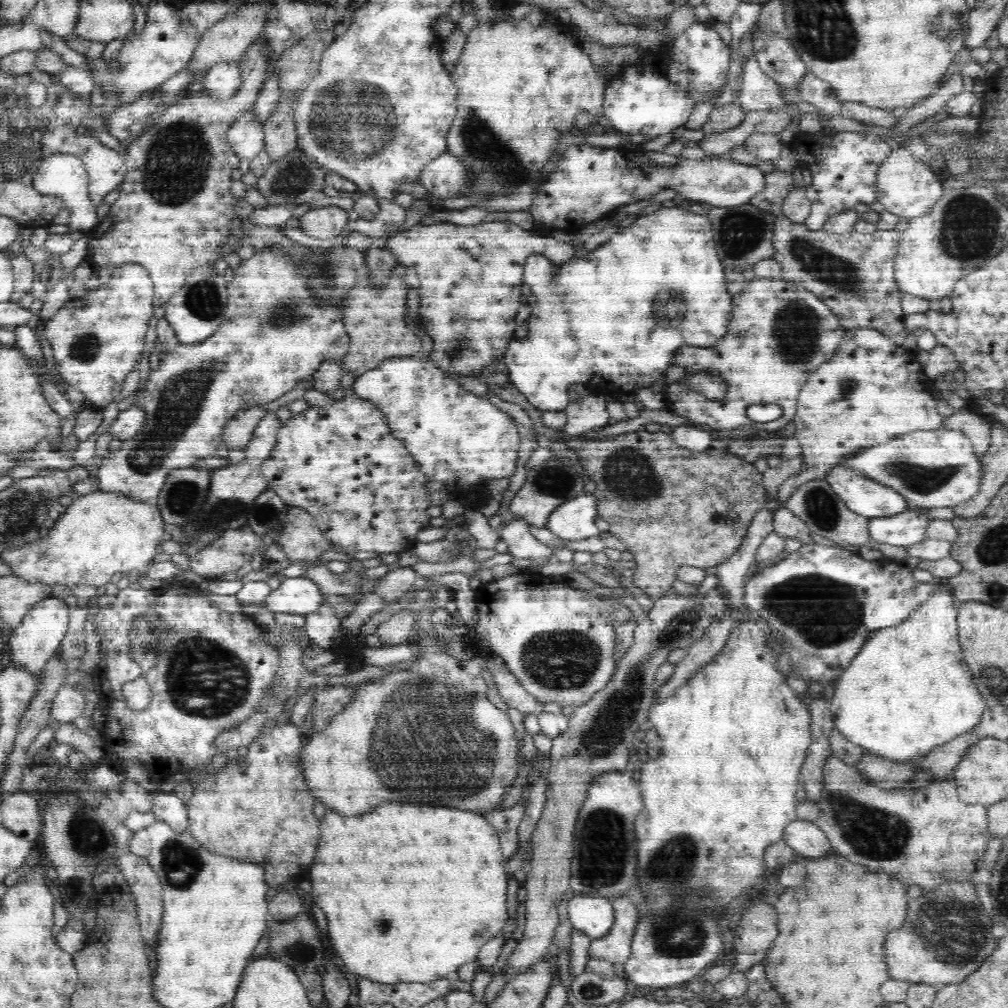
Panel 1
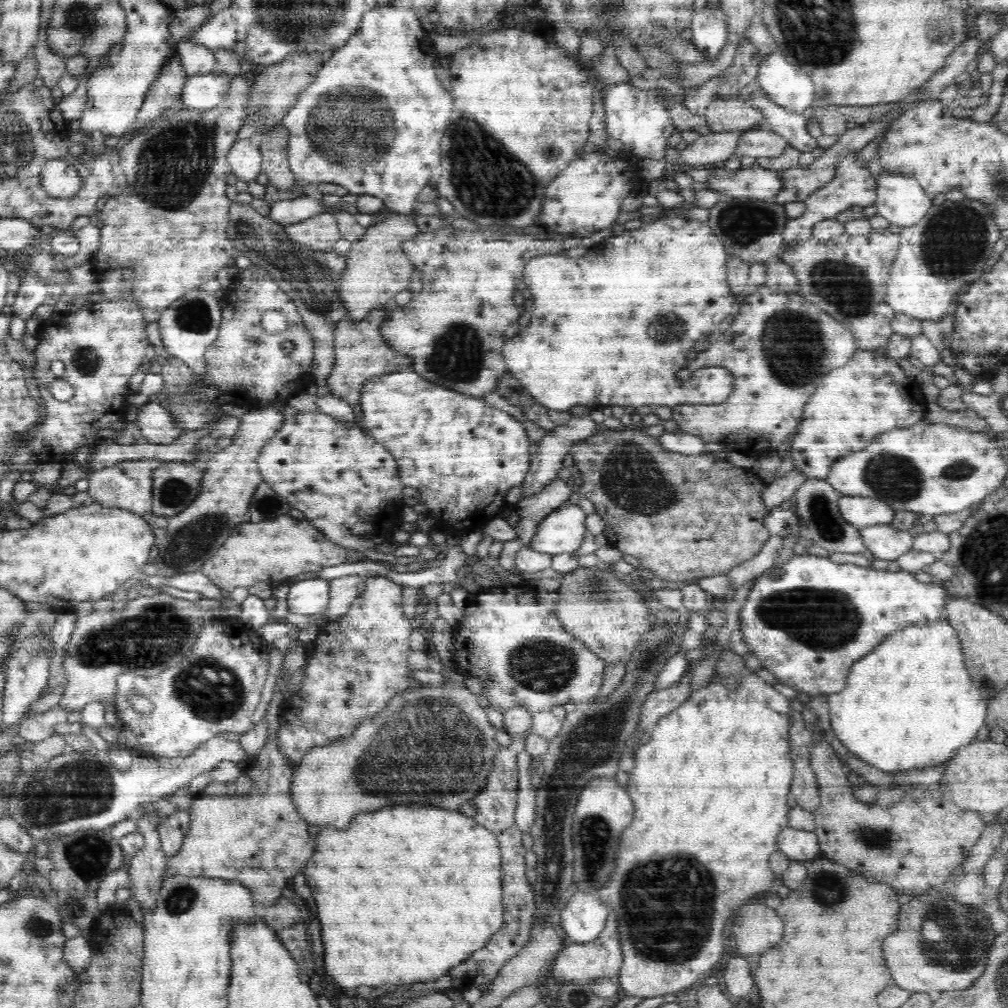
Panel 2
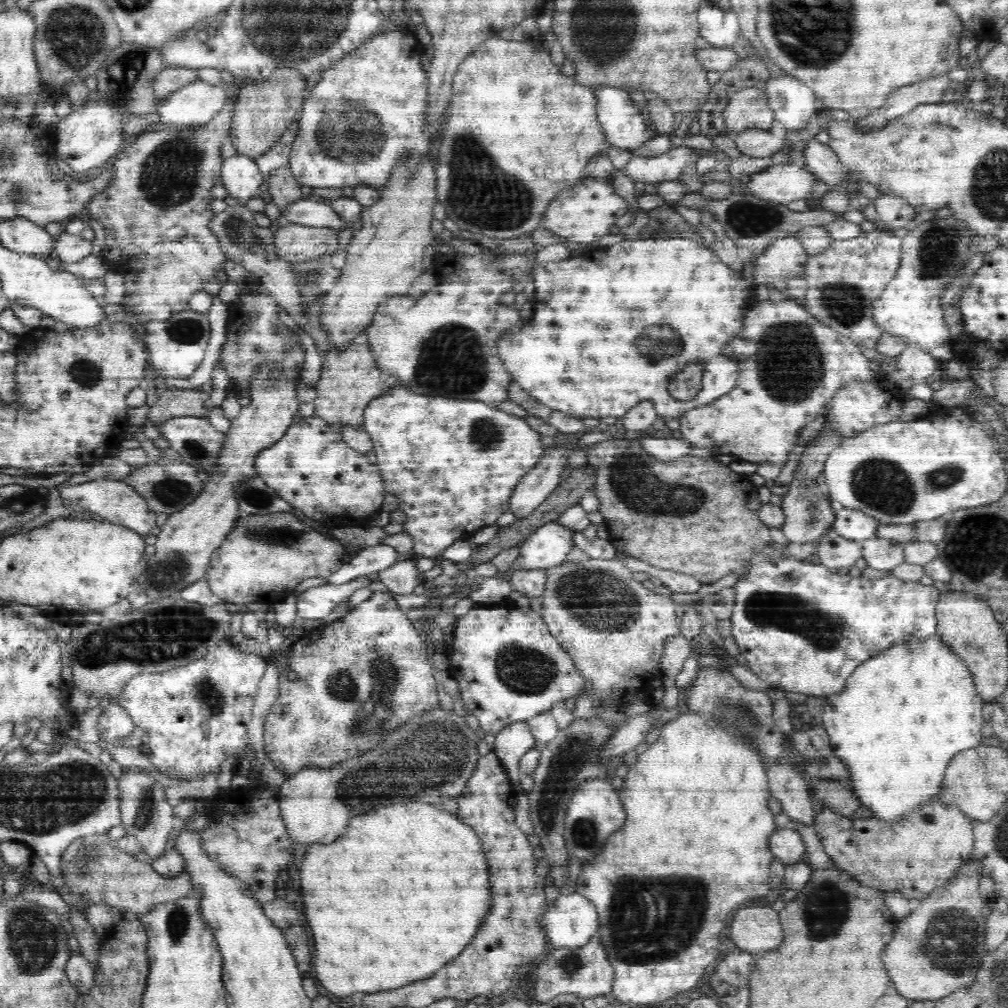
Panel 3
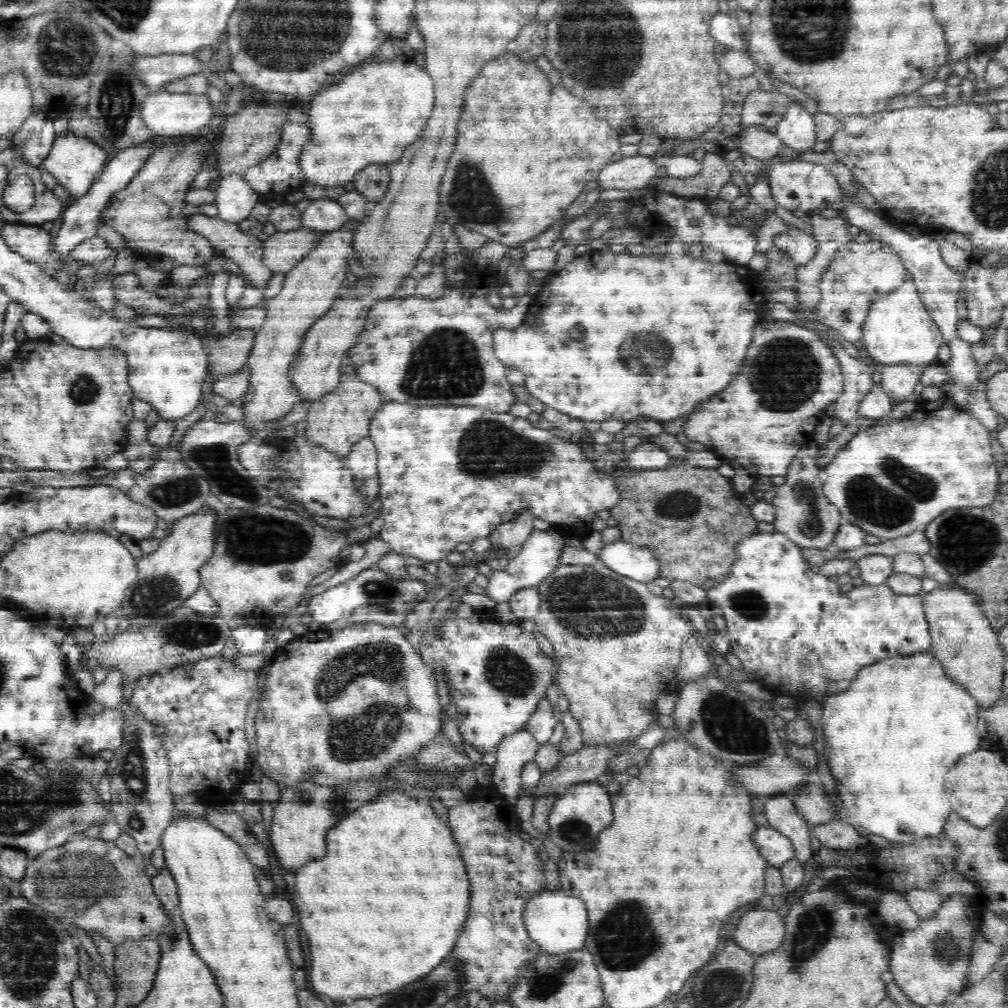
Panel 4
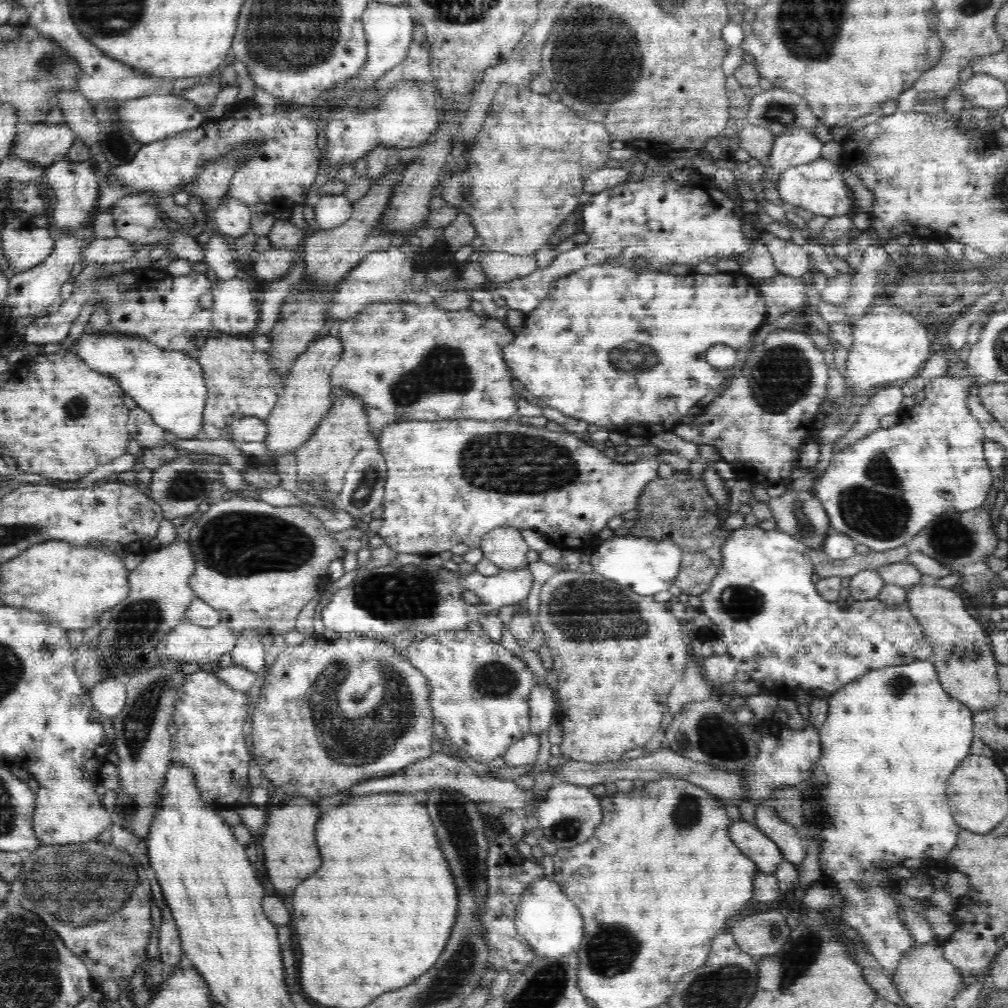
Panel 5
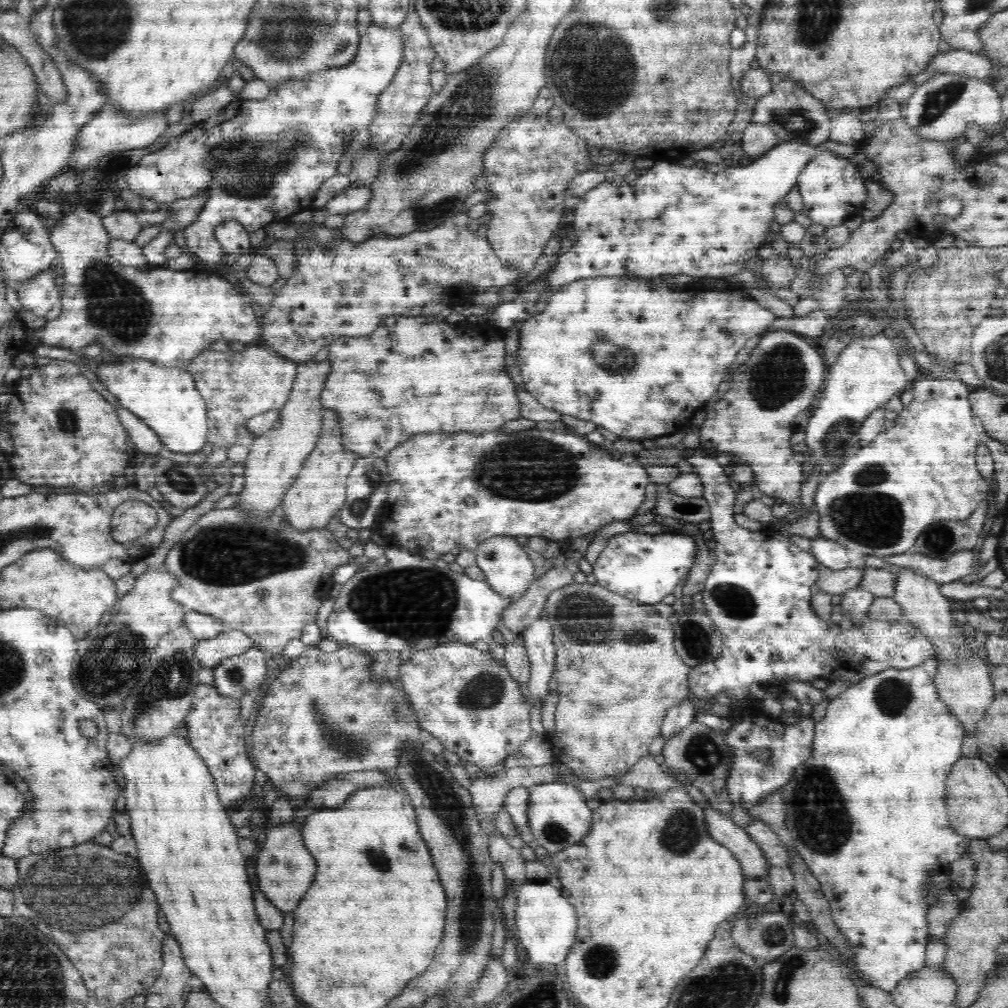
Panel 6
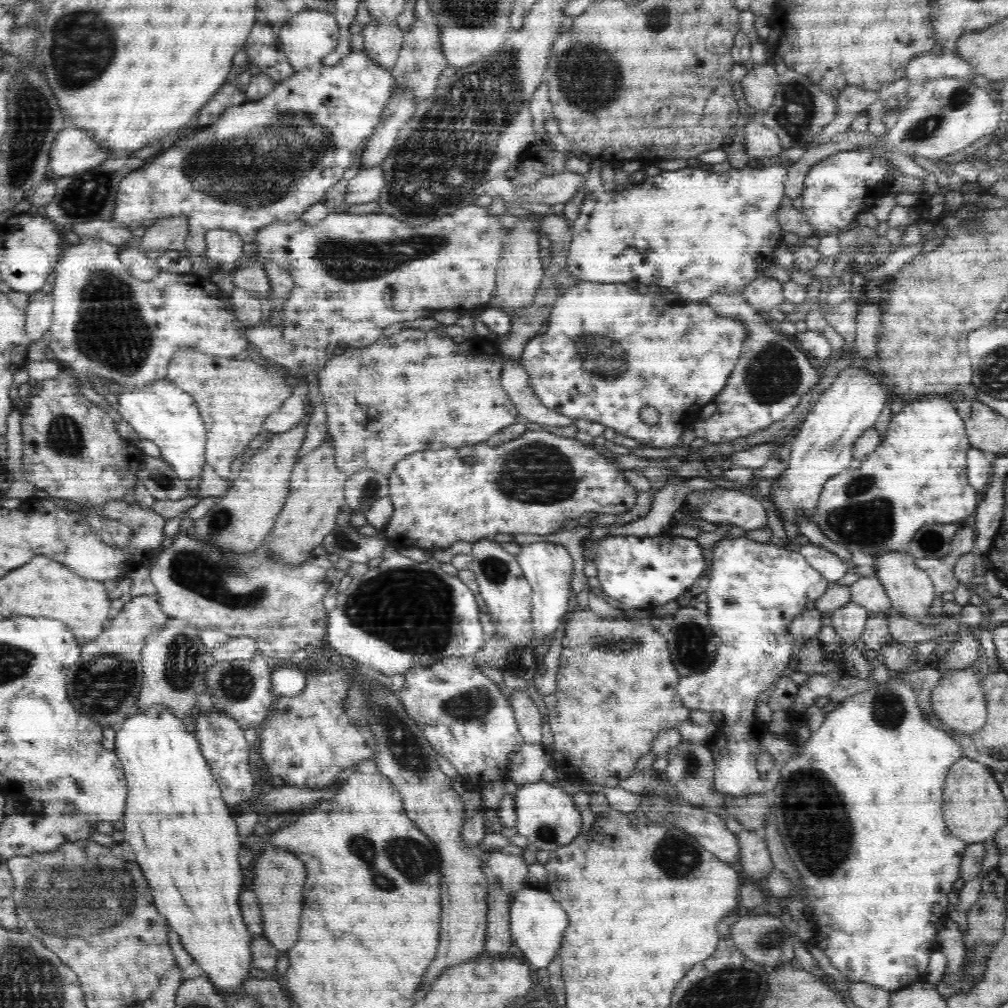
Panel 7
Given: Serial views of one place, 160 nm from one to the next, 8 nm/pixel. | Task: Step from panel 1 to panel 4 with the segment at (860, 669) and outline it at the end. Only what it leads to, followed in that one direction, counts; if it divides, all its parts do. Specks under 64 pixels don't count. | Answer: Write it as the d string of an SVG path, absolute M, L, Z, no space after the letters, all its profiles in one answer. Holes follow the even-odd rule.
M928 652L917 653L908 657L896 656L881 662L866 666L858 672L856 679L850 684L846 691L829 695L823 703L823 739L825 747L822 748L822 754L829 764L830 772L836 779L840 788L838 792L838 802L835 803L837 810L836 820L842 820L850 824L854 830L857 830L862 836L882 836L891 842L899 844L914 844L916 840L924 836L938 836L942 834L946 820L952 812L950 808L950 799L946 793L945 777L950 768L958 762L960 756L974 752L980 748L982 736L978 730L978 716L982 708L978 705L977 700L968 694L968 691L958 683L946 677L944 666L934 658L933 654Z

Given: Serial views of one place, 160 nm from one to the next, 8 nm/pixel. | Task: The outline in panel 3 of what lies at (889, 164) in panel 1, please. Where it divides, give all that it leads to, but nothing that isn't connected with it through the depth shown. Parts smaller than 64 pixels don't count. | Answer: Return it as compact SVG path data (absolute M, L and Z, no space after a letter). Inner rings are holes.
M881 195L875 200L875 210L883 224L892 230L910 228L917 214L902 197L896 195Z

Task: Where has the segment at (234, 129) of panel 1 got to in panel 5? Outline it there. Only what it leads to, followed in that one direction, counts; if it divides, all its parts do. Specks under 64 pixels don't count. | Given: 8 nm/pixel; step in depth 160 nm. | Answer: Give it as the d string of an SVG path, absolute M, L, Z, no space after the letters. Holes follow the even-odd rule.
M224 196L223 204L218 204L219 208L215 211L213 228L216 232L226 239L242 238L246 236L251 229L251 218L253 216L240 199L230 199Z

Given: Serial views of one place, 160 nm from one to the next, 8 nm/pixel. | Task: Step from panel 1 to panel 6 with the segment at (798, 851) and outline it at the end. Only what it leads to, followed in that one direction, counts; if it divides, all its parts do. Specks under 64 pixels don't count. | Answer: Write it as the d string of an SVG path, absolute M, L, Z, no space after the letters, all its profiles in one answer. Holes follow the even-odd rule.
M712 808L704 809L709 837L730 849L739 860L746 879L766 879L770 866L766 864L761 848L748 836L744 828L736 825L730 815Z

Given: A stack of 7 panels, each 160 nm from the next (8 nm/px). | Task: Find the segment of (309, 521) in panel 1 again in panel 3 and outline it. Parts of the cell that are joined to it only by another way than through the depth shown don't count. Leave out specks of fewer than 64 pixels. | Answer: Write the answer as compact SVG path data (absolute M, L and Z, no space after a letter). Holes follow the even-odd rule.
M274 513L273 515L248 515L238 517L226 540L214 550L207 567L204 579L211 590L219 596L224 604L248 604L255 598L272 594L272 592L289 595L302 584L306 578L328 578L349 559L348 550L341 542L322 535L316 530L304 526L290 513Z

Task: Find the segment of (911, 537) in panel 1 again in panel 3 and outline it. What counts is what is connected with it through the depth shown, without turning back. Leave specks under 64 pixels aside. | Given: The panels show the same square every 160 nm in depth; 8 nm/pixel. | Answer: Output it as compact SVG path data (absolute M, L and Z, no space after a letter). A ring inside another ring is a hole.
M870 537L862 540L863 551L861 557L867 566L874 570L889 570L905 562L905 543L888 540L887 538Z

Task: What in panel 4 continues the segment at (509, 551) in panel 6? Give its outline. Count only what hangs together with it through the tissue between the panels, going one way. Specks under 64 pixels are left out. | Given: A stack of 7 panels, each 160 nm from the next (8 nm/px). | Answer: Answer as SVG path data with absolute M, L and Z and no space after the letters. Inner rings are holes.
M531 510L516 512L516 518L508 523L498 525L490 534L489 539L493 546L505 550L512 550L516 546L522 546L528 536L534 530Z

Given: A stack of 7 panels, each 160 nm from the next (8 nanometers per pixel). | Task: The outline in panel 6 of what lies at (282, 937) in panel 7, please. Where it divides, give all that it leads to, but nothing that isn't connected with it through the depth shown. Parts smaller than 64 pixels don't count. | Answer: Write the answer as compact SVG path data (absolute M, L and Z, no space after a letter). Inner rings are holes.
M294 819L288 823L272 825L261 851L256 853L258 888L282 914L294 913L316 874L314 857L302 842L301 826Z

